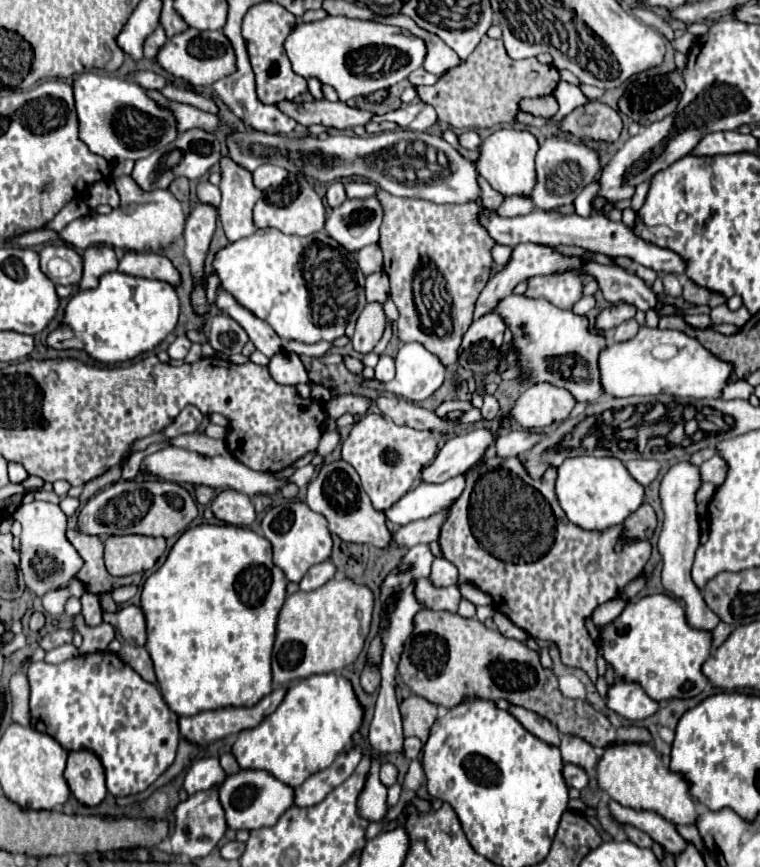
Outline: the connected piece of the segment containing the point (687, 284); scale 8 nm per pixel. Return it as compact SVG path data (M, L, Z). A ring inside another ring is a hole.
M688 277L682 279L682 285L684 285L684 299L688 303L694 303L694 305L710 305L710 307L716 307L716 305L726 303L726 297L722 293L714 293L714 291L710 291L706 287L700 287L692 279L688 279Z

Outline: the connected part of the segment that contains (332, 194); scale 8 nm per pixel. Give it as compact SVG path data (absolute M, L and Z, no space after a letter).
M336 181L336 183L332 183L332 185L328 187L328 191L326 191L326 201L328 201L328 205L330 205L332 209L338 207L338 205L342 205L342 203L346 201L344 185L342 185L340 181Z

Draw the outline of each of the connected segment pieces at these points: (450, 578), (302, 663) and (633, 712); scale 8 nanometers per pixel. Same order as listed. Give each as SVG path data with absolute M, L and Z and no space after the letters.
M436 557L432 563L432 569L430 569L430 583L434 587L456 585L456 573L458 573L458 569L450 561L446 561L444 557Z
M330 579L316 591L296 591L288 595L276 623L276 641L272 651L274 685L290 685L296 679L314 673L340 671L354 663L370 631L372 609L372 591L350 579Z
M616 679L616 683L608 689L608 707L630 721L652 717L658 711L658 703L650 699L640 685L620 679Z

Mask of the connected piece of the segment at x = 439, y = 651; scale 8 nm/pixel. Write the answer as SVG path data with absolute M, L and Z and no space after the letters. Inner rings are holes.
M420 609L414 615L414 631L402 649L398 673L412 693L434 705L450 709L464 697L488 701L506 699L552 721L560 733L578 735L590 745L604 749L612 743L650 743L652 735L646 727L614 727L608 717L586 701L568 699L560 693L558 681L550 669L540 665L536 651L516 639L504 637L498 629L488 629L478 619L464 619L448 611Z

